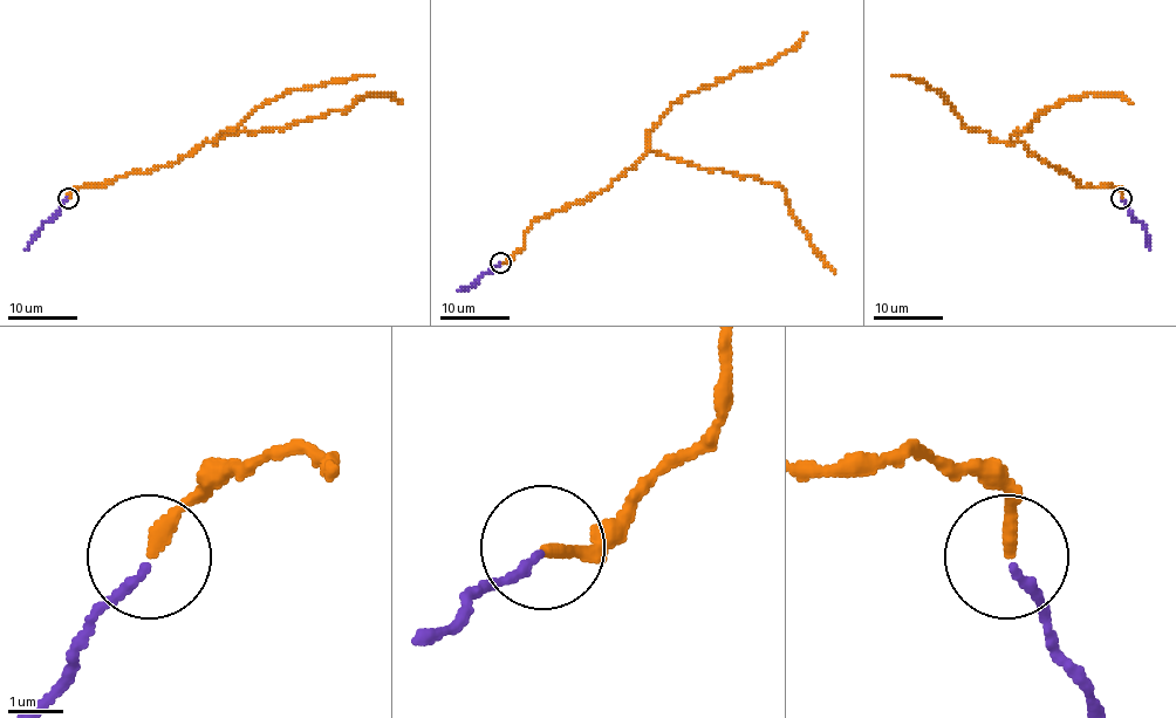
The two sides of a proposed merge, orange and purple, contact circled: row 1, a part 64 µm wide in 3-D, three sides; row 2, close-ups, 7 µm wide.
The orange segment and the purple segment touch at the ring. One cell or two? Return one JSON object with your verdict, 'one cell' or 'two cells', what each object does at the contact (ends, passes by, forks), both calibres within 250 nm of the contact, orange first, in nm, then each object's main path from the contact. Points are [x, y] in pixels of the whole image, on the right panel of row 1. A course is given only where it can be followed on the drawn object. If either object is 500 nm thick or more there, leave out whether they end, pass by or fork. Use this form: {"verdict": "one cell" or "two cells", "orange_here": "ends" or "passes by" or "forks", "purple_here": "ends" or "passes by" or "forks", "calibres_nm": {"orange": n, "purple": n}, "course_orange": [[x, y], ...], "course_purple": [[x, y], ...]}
{"verdict": "one cell", "orange_here": "ends", "purple_here": "ends", "calibres_nm": {"orange": 260, "purple": 160}, "course_orange": [[1121, 198], [1108, 184], [1081, 184], [1011, 137], [1026, 130], [1040, 111], [1092, 94], [1119, 94], [1132, 102]], "course_purple": [[1122, 198], [1126, 209], [1143, 226], [1150, 251]]}

